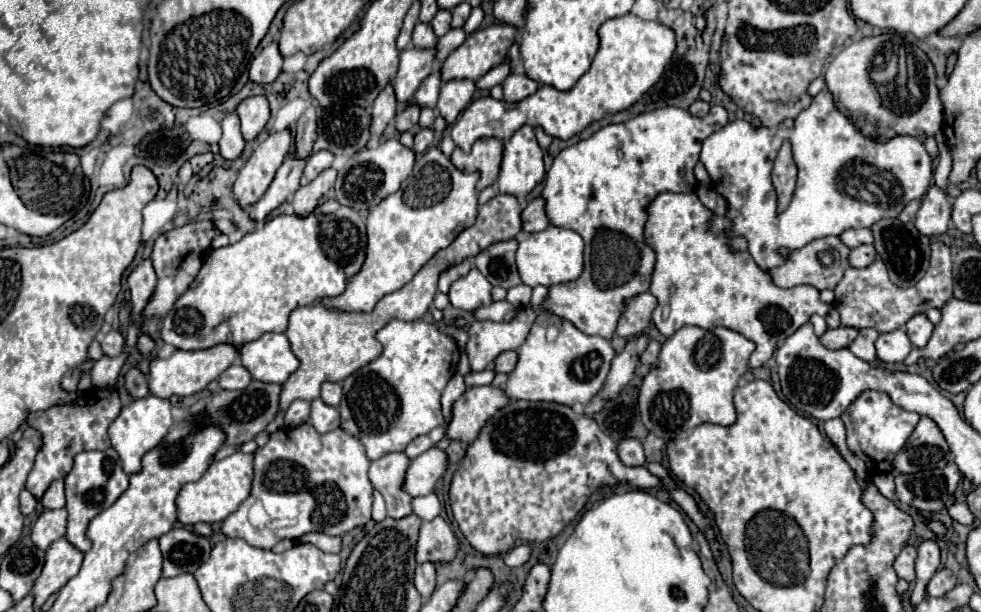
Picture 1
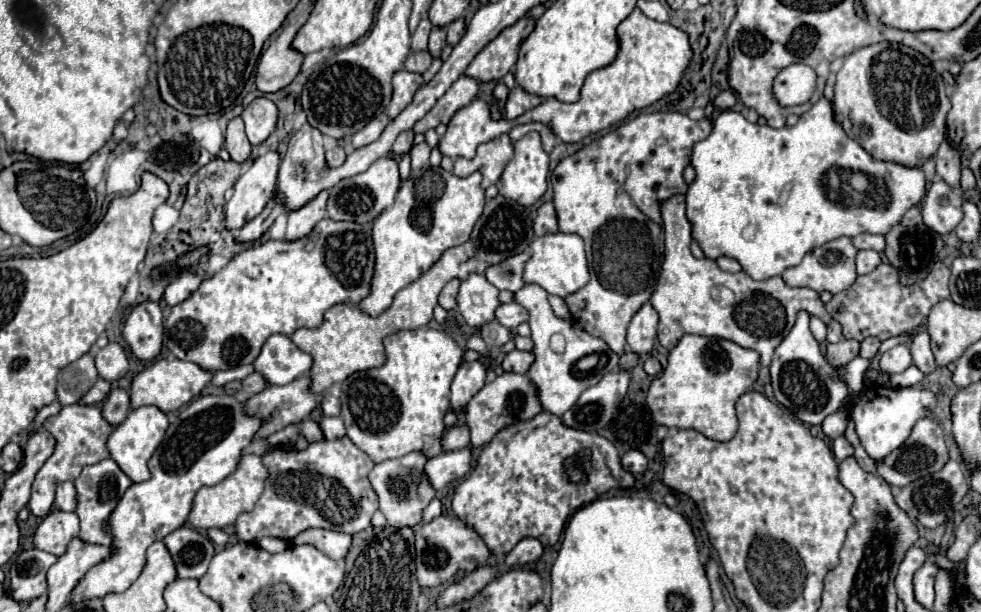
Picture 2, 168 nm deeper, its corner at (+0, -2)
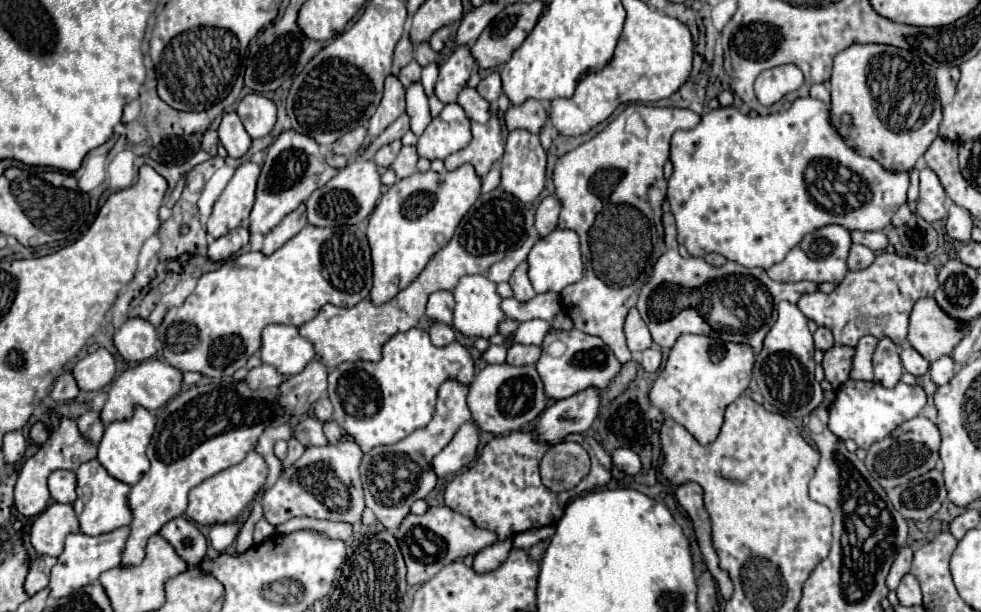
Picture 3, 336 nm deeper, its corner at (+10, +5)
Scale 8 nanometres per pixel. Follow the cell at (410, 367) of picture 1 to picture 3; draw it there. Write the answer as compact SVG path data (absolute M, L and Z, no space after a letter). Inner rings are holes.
M410 329L406 333L394 335L382 349L382 361L378 363L342 363L328 373L328 397L334 405L334 421L356 439L360 449L368 453L376 445L392 445L400 439L408 437L414 429L426 427L434 415L438 387L446 381L454 379L458 383L470 385L474 379L474 359L468 349L460 343L450 343L444 349L438 349L430 343L430 337L422 329Z

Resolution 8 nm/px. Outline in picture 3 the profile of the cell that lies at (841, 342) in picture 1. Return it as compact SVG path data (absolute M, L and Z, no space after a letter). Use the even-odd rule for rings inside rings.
M834 345L830 351L824 353L822 367L826 373L826 381L834 389L838 389L850 377L852 357L854 357L854 349L852 347L840 347L840 345Z

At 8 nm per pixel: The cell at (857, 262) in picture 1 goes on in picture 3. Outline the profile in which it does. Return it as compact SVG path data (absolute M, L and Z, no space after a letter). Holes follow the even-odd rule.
M852 245L850 257L848 257L848 269L850 271L860 271L866 269L874 261L874 251L870 251L864 245Z

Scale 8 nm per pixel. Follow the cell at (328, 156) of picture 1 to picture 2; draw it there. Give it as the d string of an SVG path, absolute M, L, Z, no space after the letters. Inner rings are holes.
M340 146L326 152L326 166L328 168L338 168L340 164L344 164L344 160L346 160L346 152Z

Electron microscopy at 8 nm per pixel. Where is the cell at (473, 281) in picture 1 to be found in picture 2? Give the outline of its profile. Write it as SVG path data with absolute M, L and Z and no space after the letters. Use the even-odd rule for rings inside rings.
M470 274L460 282L456 302L466 324L480 328L484 322L494 320L494 310L500 306L498 288L492 288L484 274Z

